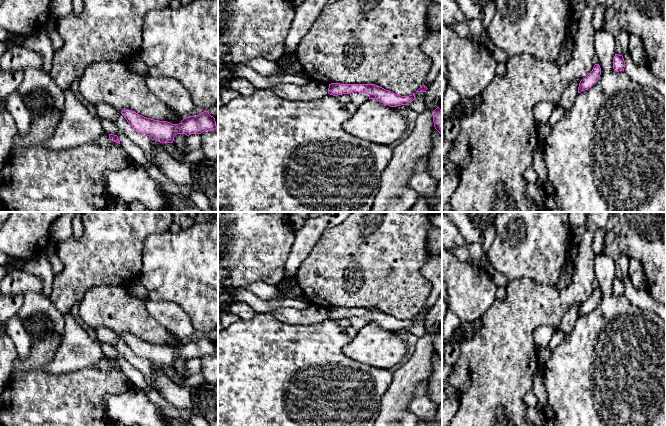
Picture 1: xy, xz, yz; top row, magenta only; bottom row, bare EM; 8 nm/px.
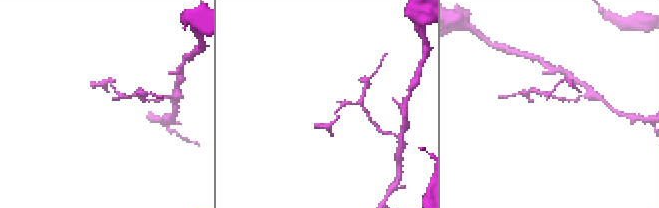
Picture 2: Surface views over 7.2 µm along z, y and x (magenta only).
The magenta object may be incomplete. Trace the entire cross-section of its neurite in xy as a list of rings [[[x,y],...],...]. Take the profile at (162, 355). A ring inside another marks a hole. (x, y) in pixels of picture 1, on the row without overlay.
[[[122,334],[121,338],[136,356],[145,358],[162,368],[173,367],[177,358],[189,360],[217,353],[215,342],[208,335],[196,340],[184,341],[179,348],[150,343],[132,334]]]

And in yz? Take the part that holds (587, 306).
[[[595,288],[592,295],[580,305],[578,311],[578,317],[581,317],[582,315],[591,312],[598,305],[600,299],[601,299],[600,289]]]

